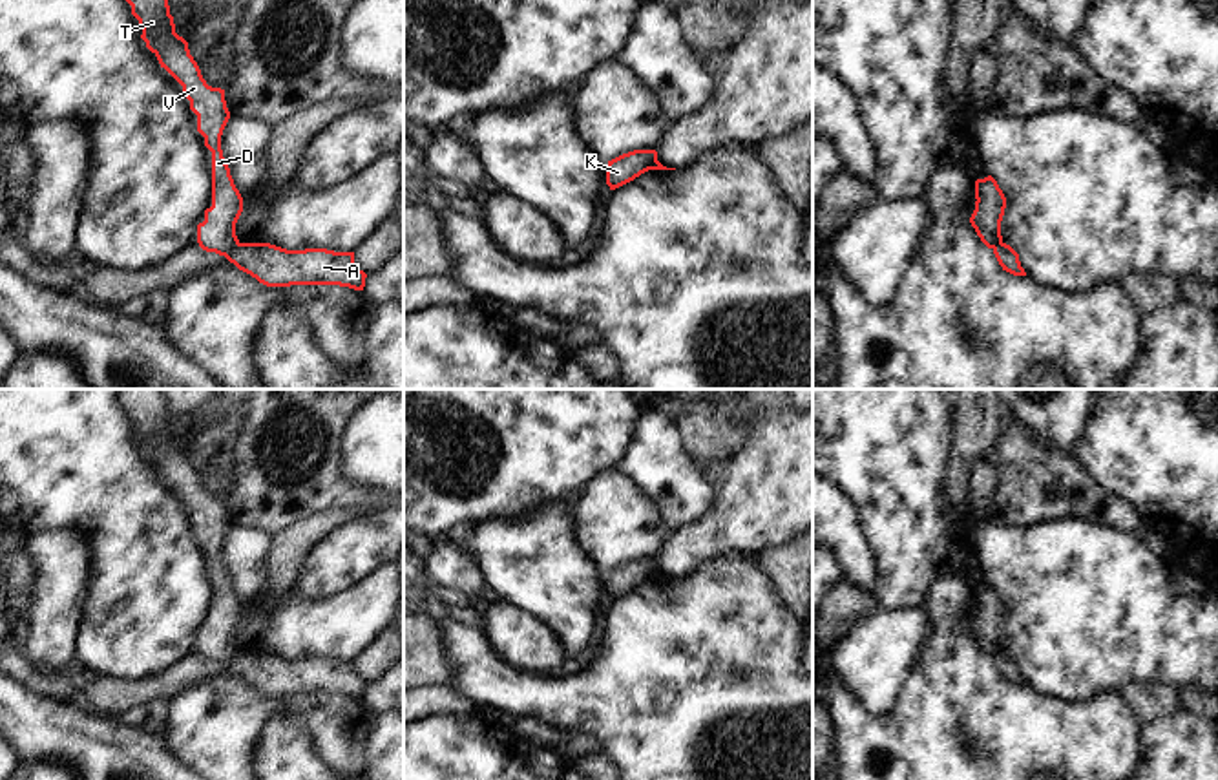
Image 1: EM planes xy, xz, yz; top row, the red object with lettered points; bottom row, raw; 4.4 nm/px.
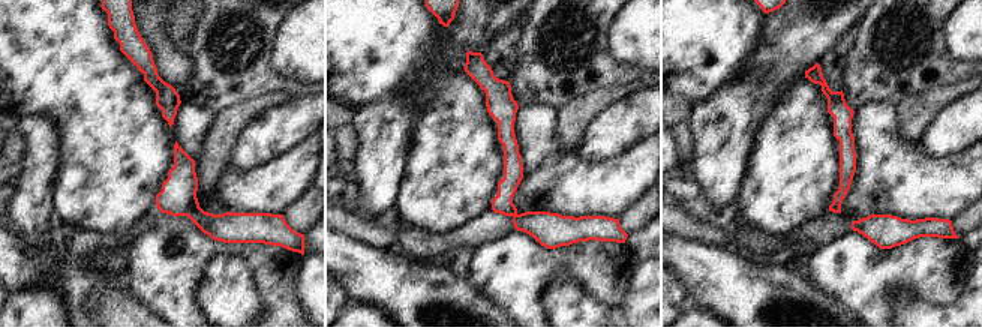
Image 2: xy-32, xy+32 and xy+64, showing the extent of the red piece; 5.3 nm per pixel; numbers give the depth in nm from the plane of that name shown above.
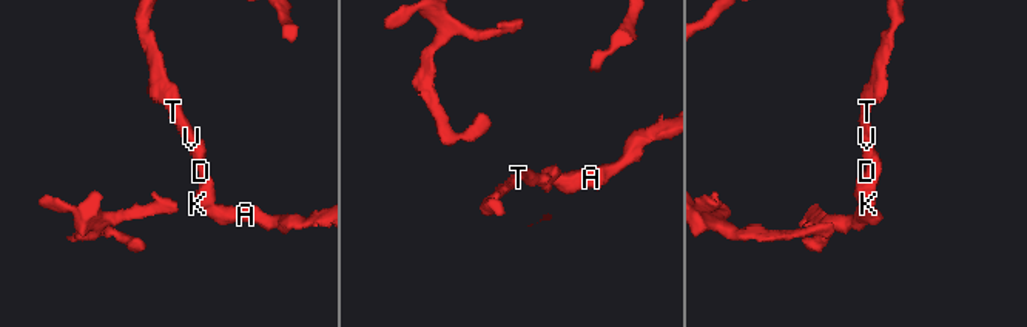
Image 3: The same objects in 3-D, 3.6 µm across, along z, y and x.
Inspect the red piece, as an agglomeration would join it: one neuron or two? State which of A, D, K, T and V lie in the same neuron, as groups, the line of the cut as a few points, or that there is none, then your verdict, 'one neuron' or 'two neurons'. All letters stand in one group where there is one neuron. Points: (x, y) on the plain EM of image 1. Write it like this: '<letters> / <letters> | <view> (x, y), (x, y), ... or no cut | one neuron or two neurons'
A / D K T V | xy (238, 651), (223, 664) | two neurons

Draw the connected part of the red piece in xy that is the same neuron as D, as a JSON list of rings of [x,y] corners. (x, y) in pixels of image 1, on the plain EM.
[[[124,389],[124,409],[142,437],[146,457],[183,495],[190,519],[197,524],[197,541],[212,561],[212,616],[197,634],[197,652],[206,661],[225,665],[239,652],[236,632],[243,621],[243,606],[221,559],[221,544],[230,528],[225,499],[206,493],[188,451],[175,442],[163,389]]]

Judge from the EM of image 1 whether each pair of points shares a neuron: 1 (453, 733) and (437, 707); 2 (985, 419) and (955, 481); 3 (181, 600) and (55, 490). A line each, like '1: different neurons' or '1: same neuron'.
1: different neurons
2: same neuron
3: same neuron

